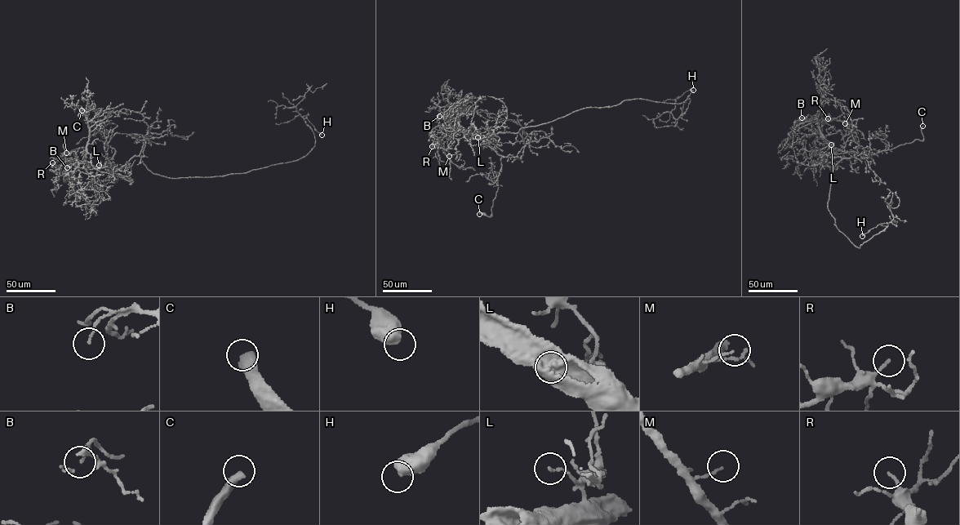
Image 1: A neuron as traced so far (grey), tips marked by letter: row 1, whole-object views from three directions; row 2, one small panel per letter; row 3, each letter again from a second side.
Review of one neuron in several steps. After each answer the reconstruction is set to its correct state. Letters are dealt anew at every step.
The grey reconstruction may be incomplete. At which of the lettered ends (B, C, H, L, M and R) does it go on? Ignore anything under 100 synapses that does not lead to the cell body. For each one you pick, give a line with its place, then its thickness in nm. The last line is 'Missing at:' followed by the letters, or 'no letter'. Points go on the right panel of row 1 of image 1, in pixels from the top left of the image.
C: place (922, 126); calibre 500 nm
Missing at: C

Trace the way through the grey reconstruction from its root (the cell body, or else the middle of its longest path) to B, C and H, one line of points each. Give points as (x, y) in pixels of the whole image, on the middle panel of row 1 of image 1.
B: (569, 114), (522, 127), (517, 132), (490, 134), (483, 140), (453, 126), (443, 114), (439, 116)
C: (569, 114), (517, 132), (487, 135), (485, 143), (500, 157), (501, 167), (491, 214), (479, 214)
H: (569, 114), (587, 108), (616, 105), (626, 100), (677, 104), (690, 98), (682, 115), (683, 104), (693, 90)

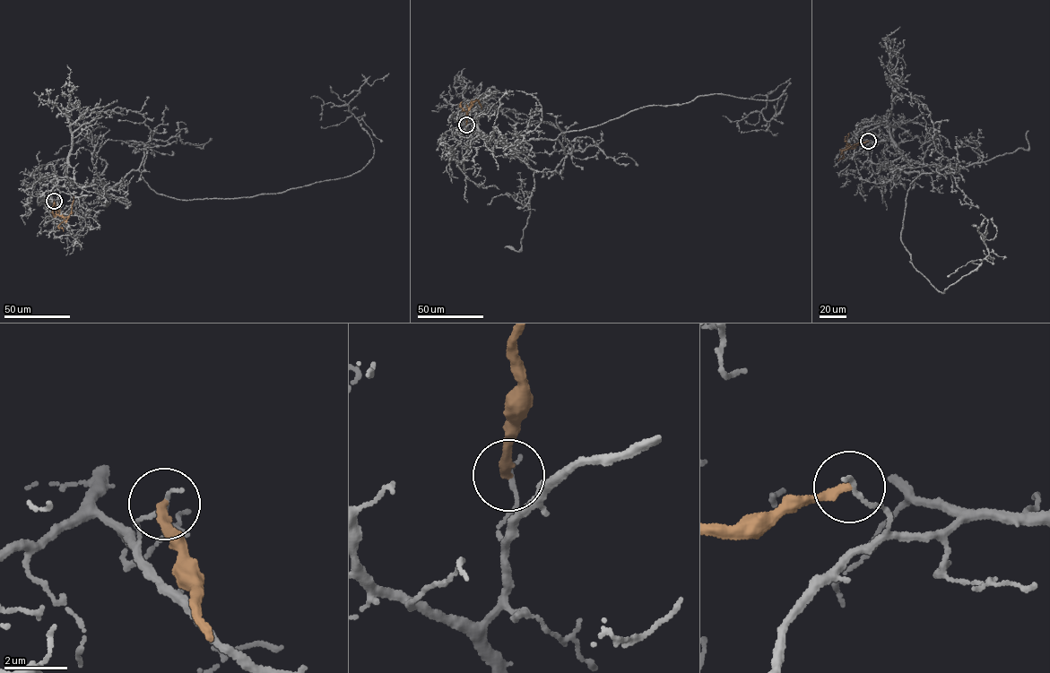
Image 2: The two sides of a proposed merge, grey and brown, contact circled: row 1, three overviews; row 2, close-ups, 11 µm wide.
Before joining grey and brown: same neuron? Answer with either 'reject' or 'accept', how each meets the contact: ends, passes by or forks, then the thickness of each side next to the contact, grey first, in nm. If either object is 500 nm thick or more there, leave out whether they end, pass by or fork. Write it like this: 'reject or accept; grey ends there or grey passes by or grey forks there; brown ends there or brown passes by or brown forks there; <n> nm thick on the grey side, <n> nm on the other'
reject; grey ends there; brown ends there; 140 nm thick on the grey side, 260 nm on the other

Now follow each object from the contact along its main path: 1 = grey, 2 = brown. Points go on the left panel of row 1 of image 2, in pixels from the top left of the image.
1: (54, 201), (69, 183), (102, 191), (134, 170), (181, 200), (351, 175), (374, 151), (348, 104), (388, 73)
2: (54, 201), (56, 215), (65, 217), (72, 211), (73, 196)

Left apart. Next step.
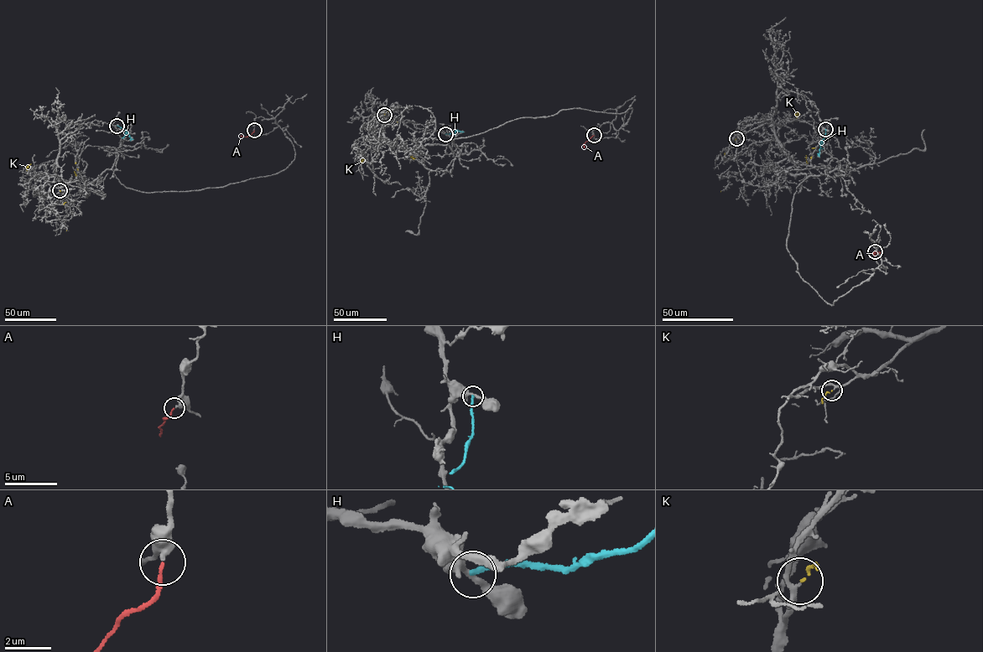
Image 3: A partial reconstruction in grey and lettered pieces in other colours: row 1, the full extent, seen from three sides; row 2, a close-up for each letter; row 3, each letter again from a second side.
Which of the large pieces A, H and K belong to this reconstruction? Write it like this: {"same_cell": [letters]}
{"same_cell": ["A"]}

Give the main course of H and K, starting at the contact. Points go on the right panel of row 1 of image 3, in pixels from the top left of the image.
H: (825, 129), (819, 156)
K: (736, 138), (795, 116), (725, 153), (720, 192)

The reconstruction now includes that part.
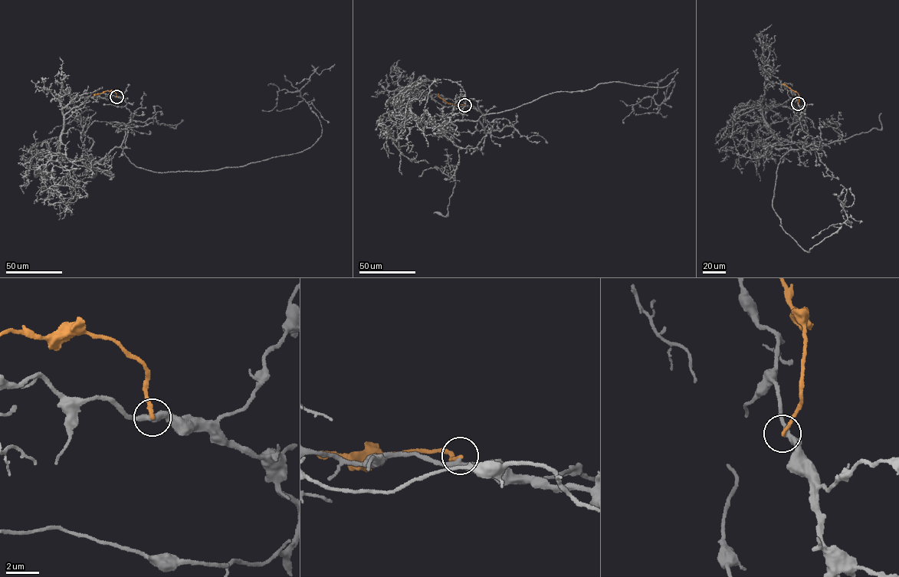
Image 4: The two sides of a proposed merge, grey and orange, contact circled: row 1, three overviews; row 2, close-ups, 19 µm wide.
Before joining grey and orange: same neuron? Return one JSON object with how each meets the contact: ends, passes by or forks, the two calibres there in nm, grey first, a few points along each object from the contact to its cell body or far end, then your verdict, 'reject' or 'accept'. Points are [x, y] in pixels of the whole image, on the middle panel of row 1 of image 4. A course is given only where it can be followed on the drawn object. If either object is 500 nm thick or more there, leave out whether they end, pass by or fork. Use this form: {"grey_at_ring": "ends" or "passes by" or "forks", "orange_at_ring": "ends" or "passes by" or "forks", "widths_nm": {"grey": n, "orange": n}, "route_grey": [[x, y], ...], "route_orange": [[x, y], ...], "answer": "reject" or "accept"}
{"grey_at_ring": "passes by", "orange_at_ring": "ends", "widths_nm": {"grey": 320, "orange": 240}, "route_grey": [[464, 105], [488, 132], [480, 116], [557, 92], [674, 82], [624, 123]], "route_orange": [[464, 105], [447, 103], [438, 93]], "answer": "reject"}

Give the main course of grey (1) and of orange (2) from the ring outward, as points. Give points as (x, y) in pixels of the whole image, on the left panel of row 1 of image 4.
1: (116, 96), (132, 119), (123, 153), (157, 172), (241, 166), (321, 135), (299, 92), (279, 90), (263, 110)
2: (116, 96), (113, 91), (107, 91), (94, 95)

